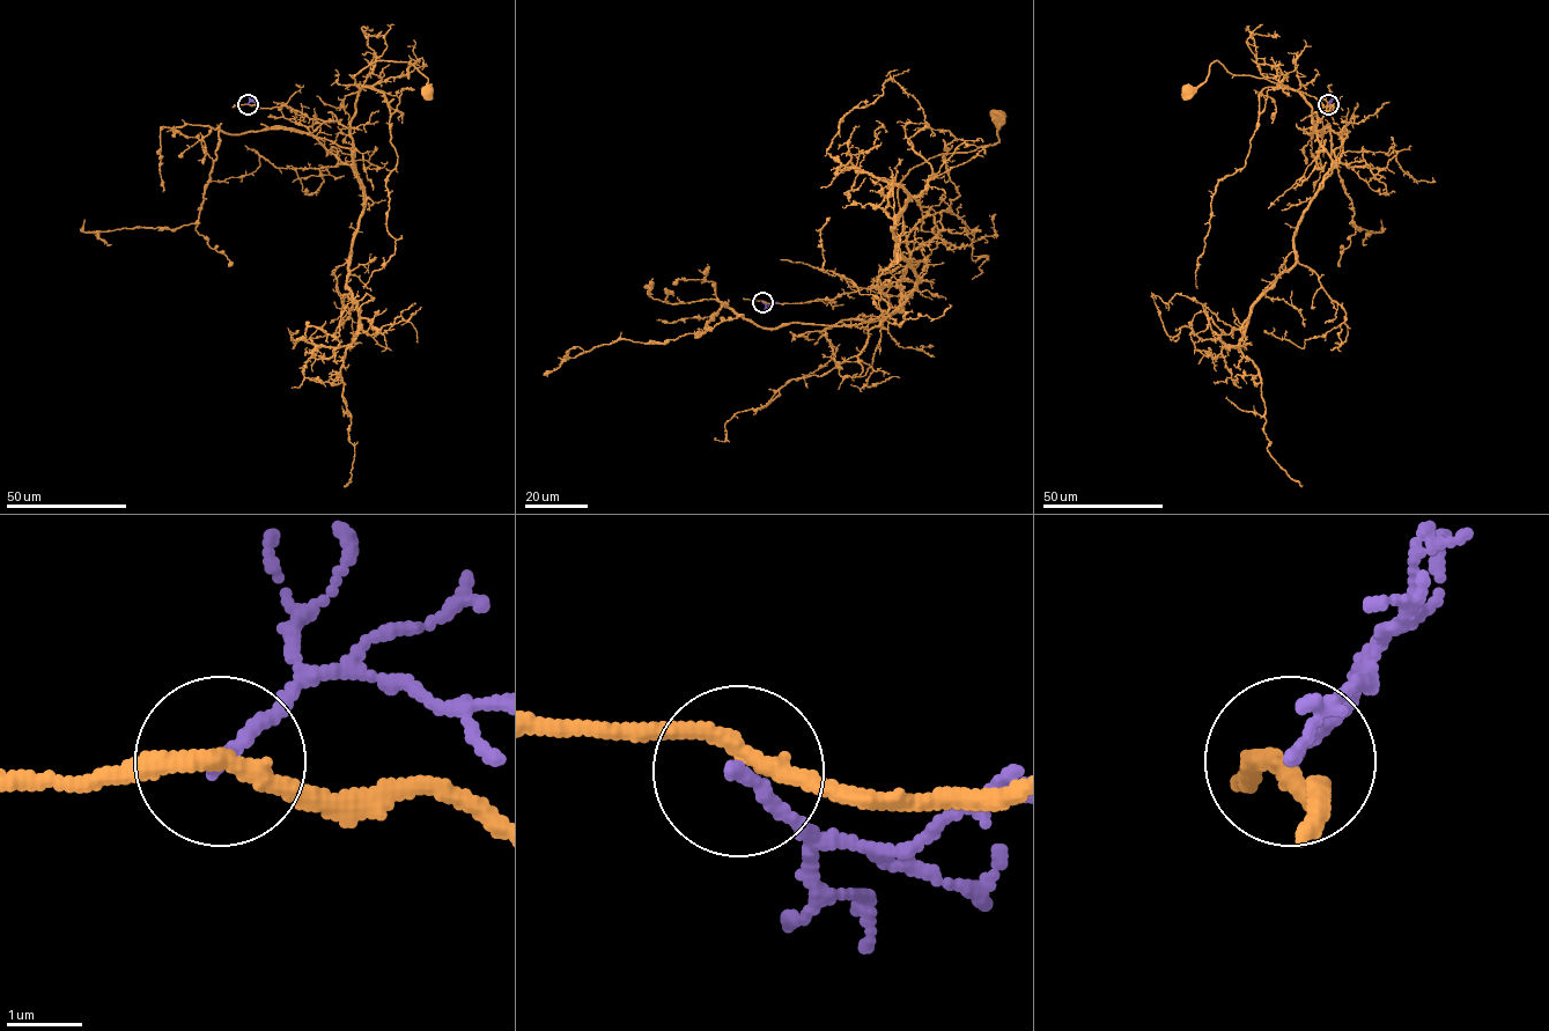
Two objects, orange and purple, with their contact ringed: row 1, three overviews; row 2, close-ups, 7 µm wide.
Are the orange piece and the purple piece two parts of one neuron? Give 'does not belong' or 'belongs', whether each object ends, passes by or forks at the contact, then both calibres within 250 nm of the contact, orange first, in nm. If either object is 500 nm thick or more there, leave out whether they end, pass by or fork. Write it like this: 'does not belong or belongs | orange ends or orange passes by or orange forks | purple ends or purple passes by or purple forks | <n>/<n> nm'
does not belong | orange passes by | purple ends | 240/200 nm

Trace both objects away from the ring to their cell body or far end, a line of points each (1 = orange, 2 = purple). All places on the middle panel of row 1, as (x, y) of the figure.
1: (762, 302), (832, 300), (904, 280), (908, 251), (898, 199), (904, 177), (931, 157), (995, 145), (998, 115)
2: (762, 302), (777, 303)

